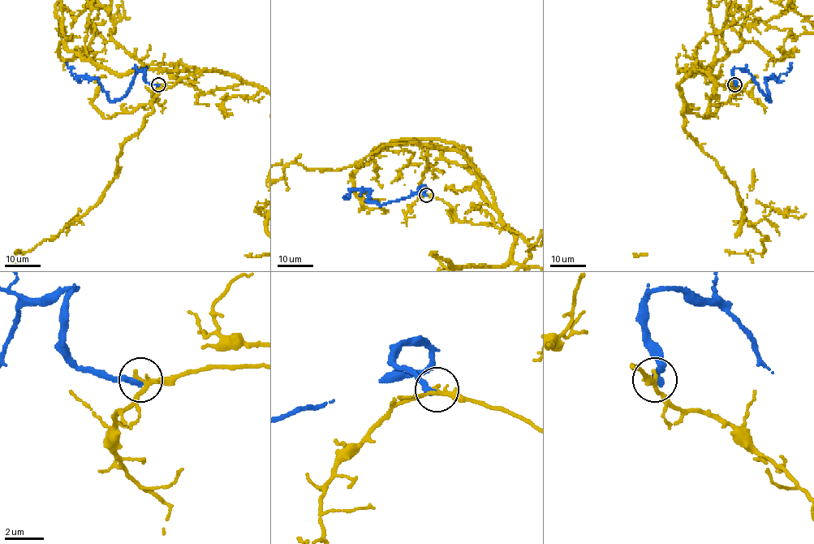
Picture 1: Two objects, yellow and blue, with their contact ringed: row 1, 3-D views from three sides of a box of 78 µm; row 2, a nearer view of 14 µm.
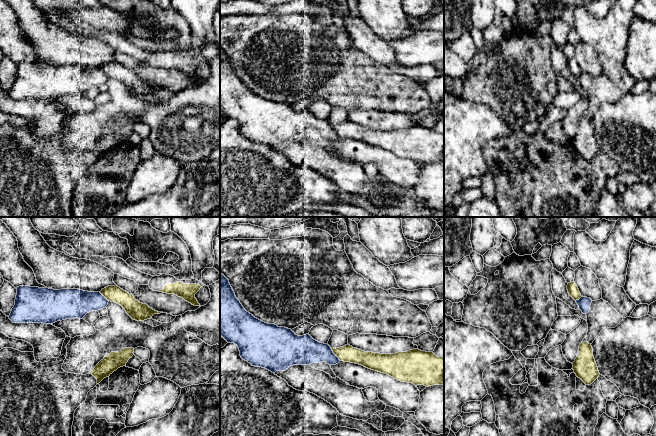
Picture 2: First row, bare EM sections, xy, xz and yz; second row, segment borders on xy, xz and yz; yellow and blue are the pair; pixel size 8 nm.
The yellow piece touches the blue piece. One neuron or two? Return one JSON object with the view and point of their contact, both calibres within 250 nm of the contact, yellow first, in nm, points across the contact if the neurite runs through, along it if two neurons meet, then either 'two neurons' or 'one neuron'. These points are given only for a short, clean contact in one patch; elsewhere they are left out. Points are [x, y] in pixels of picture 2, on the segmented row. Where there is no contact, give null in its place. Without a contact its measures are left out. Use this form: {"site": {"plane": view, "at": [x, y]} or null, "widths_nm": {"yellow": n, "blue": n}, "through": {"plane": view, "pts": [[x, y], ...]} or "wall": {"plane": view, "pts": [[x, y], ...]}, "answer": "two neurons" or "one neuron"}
{"site": {"plane": "xz", "at": [334, 353]}, "widths_nm": {"yellow": 140, "blue": 240}, "answer": "two neurons"}

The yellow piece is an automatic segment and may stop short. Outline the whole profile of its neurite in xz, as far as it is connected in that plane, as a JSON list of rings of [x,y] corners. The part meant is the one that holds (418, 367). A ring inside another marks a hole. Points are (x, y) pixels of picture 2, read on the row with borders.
[[[352,346],[331,348],[340,361],[362,365],[415,386],[444,386],[444,357],[419,349],[395,354],[365,352]]]

